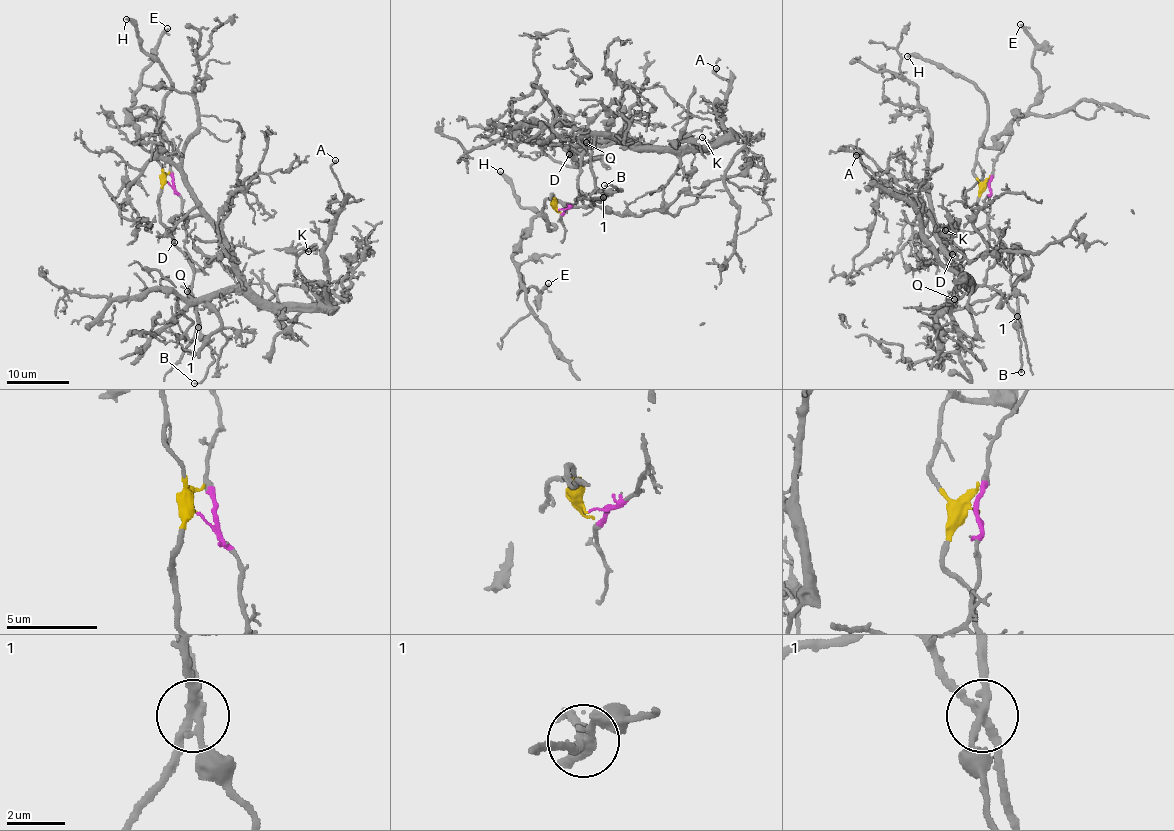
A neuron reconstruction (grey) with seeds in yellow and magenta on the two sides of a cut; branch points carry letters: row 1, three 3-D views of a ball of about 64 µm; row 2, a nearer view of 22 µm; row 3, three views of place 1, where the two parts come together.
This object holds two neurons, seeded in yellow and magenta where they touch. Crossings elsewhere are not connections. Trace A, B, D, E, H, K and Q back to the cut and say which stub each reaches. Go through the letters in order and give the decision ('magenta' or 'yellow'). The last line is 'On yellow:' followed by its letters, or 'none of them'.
A: magenta
B: yellow
D: magenta
E: yellow
H: yellow
K: magenta
Q: magenta
On yellow: B, E, H

